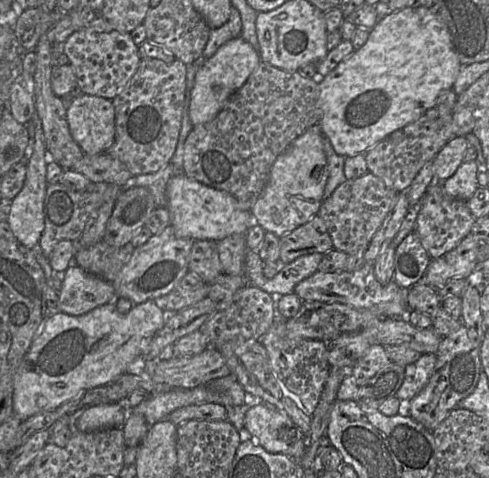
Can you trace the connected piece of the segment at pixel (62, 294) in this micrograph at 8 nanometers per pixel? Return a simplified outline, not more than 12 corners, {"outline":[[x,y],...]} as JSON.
{"outline":[[71,264],[58,310],[79,316],[115,303],[112,283]]}

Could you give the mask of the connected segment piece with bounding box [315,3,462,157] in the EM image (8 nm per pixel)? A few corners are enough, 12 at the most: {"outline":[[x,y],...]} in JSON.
{"outline":[[439,14],[380,18],[319,84],[338,155],[365,154],[453,89]]}

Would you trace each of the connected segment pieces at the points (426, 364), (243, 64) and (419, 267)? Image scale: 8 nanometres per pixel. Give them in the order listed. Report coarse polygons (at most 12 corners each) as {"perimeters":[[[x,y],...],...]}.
{"perimeters":[[[424,353],[405,366],[396,393],[410,401],[426,386],[436,354]],[[241,36],[198,69],[194,126],[211,121],[260,64]],[[416,232],[396,247],[393,280],[408,289],[431,257]]]}

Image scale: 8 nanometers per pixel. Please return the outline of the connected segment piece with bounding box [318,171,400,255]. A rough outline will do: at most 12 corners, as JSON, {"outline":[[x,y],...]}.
{"outline":[[369,171],[318,211],[333,247],[367,248],[399,193]]}

